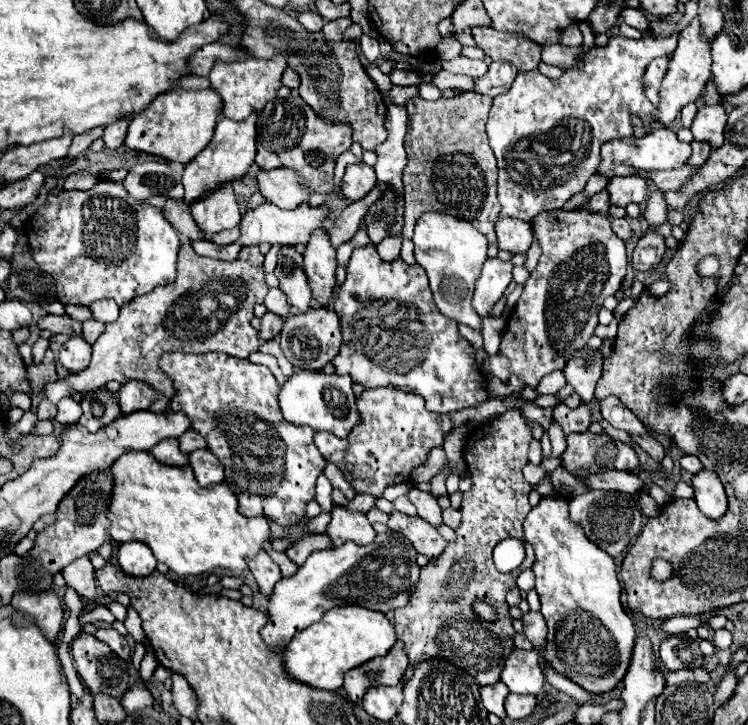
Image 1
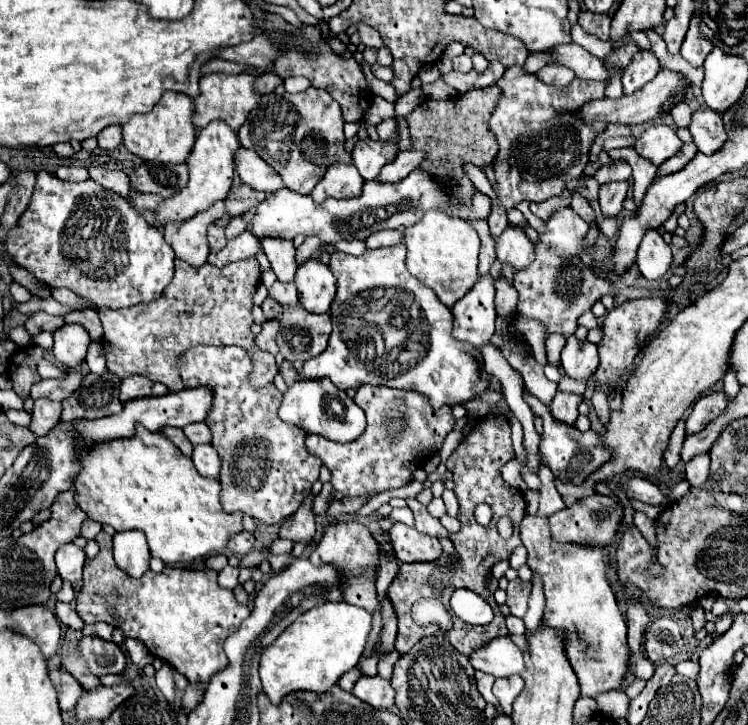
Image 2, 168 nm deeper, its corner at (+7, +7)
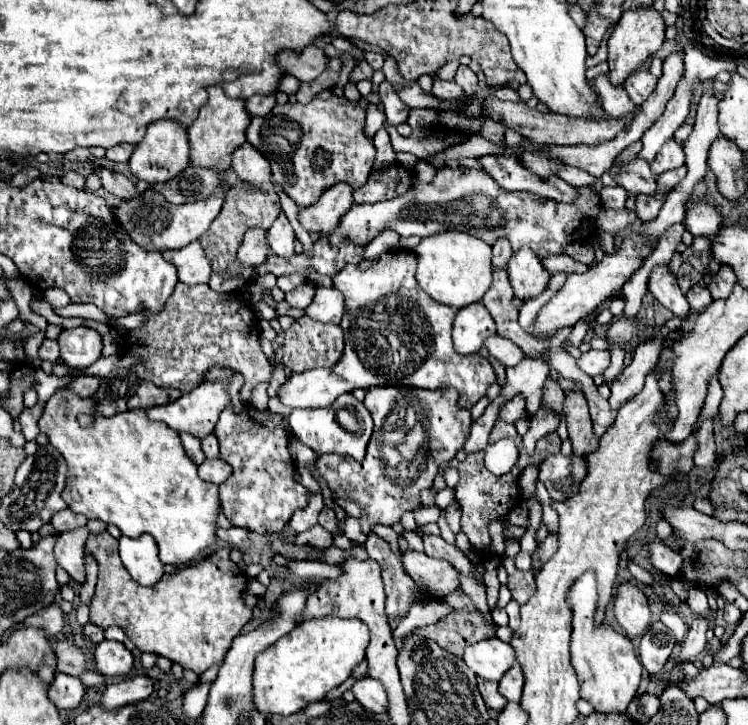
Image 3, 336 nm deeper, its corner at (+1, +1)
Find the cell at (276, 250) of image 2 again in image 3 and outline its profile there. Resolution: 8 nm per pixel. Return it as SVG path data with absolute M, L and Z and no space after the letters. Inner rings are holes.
M284 213L278 215L274 225L268 229L270 249L280 257L290 257L290 255L294 255L294 239L296 239L296 235L294 235L290 221L286 219Z

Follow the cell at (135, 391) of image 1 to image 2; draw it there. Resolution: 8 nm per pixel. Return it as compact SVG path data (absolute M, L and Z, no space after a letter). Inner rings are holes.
M132 375L122 379L120 385L120 401L126 403L130 399L138 399L138 397L152 397L152 395L166 395L168 389L162 383L154 383L142 375Z

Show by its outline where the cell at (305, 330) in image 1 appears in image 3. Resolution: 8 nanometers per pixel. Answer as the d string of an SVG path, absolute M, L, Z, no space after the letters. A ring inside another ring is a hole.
M304 315L286 331L286 341L282 347L282 361L290 371L308 371L314 367L330 369L334 367L334 363L338 363L338 359L342 357L342 351L344 351L344 333L338 325L318 323Z

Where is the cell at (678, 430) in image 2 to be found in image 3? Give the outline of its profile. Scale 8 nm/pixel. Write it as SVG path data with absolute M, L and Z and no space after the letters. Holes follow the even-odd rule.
M714 375L709 380L707 396L701 409L698 421L703 421L704 419L718 415L722 397L722 387L719 383L717 375Z

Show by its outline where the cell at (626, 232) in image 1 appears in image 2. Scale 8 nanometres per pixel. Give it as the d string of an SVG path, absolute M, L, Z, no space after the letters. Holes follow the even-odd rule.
M592 177L572 181L570 185L566 185L566 189L580 193L580 195L582 195L582 197L586 197L590 203L594 203L594 201L598 199L598 183L596 183Z

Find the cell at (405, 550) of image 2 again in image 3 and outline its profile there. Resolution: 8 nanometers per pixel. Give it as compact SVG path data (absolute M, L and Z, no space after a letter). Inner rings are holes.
M404 551L402 563L414 583L432 597L446 597L460 587L458 571L442 559L428 557L424 551Z

